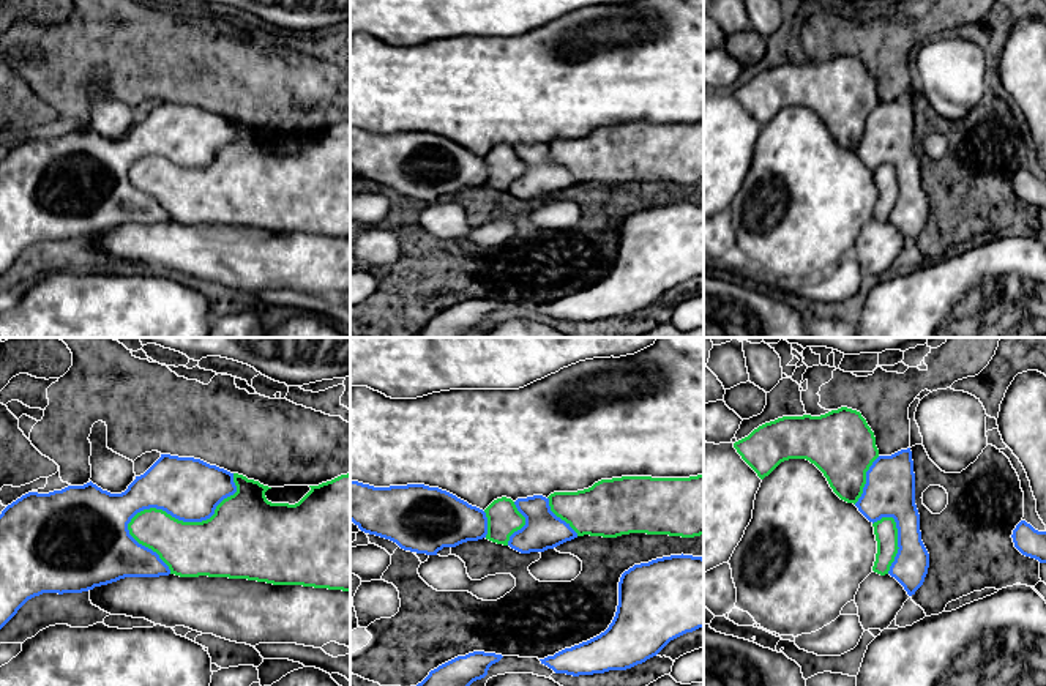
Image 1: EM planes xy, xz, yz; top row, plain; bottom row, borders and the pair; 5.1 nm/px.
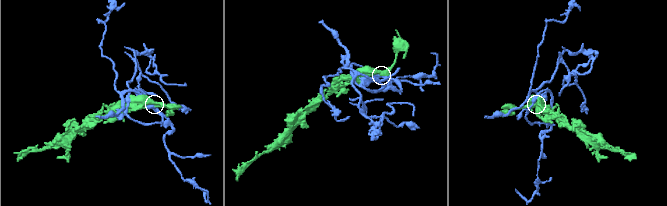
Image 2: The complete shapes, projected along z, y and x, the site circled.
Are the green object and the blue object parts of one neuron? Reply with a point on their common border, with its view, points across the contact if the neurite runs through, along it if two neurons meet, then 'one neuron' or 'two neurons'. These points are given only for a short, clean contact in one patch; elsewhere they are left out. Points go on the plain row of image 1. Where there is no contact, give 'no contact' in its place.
xy (186, 169) | one neuron

